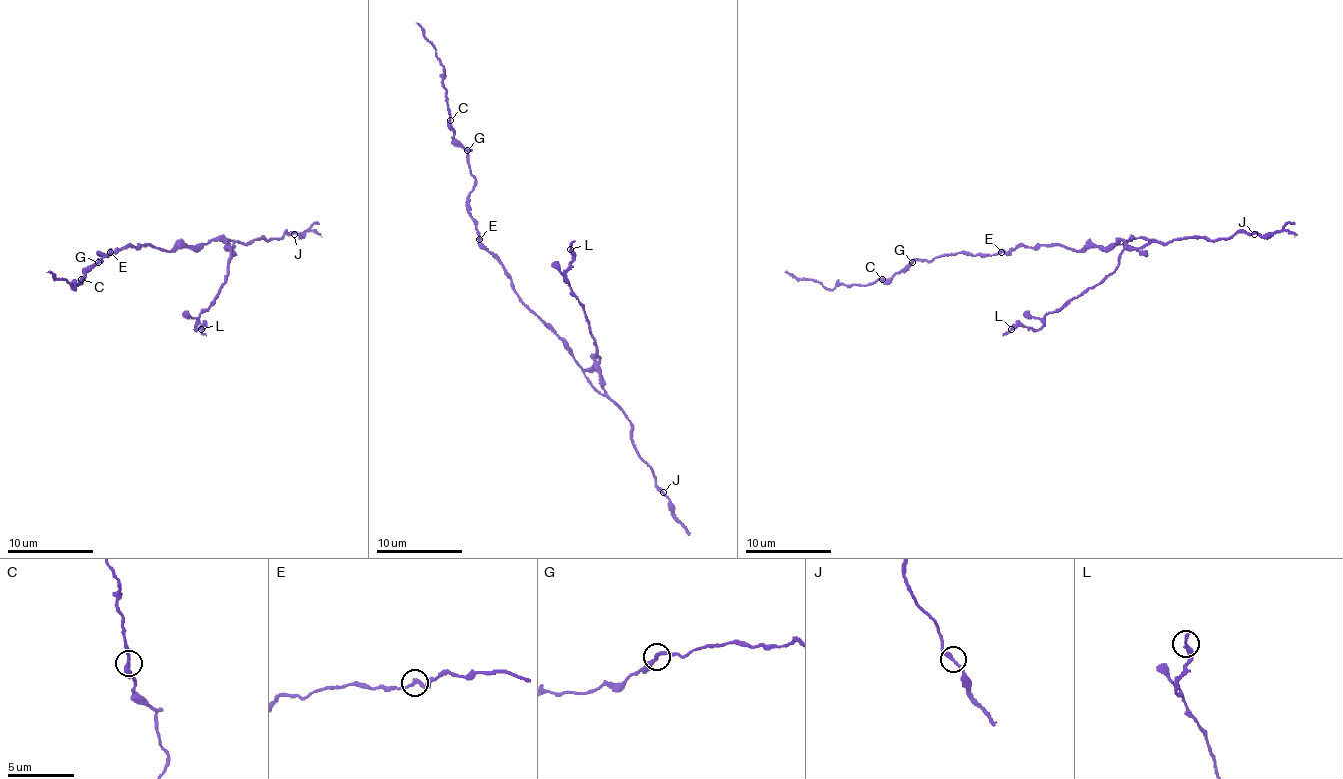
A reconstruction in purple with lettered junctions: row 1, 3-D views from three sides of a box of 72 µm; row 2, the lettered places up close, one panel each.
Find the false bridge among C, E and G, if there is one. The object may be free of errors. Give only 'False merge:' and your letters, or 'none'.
False merge: none

